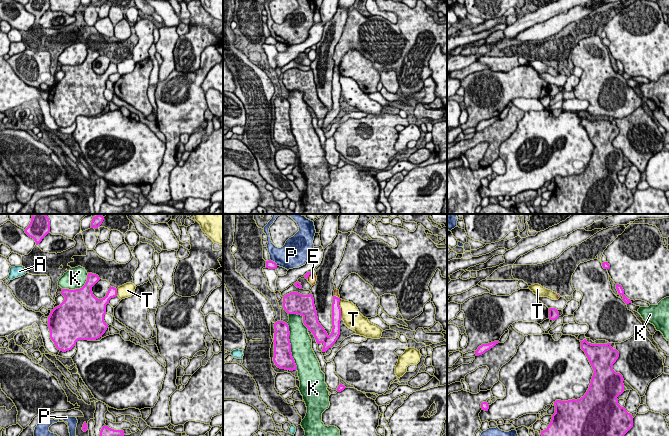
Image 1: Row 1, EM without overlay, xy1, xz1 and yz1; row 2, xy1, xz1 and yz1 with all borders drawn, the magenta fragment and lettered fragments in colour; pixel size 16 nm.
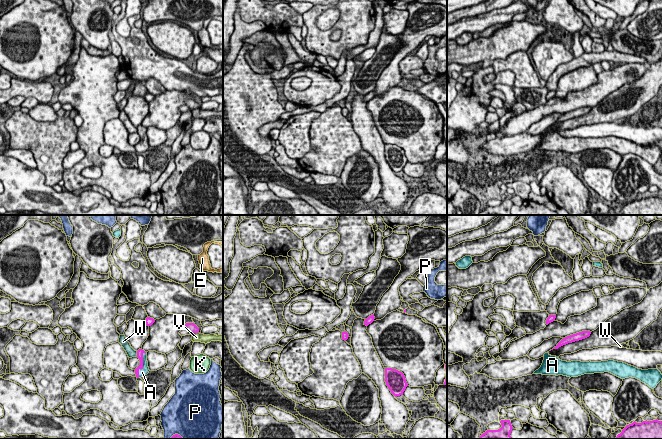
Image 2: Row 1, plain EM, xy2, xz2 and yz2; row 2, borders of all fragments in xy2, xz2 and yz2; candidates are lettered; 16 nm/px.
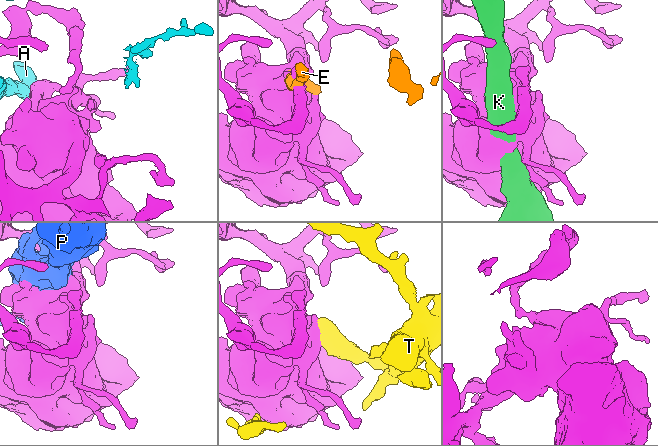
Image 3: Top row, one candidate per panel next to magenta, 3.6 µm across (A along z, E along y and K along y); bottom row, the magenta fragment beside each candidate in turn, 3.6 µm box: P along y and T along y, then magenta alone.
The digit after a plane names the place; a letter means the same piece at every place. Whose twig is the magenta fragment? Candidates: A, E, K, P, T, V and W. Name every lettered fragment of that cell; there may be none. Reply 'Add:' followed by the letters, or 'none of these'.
Add: A

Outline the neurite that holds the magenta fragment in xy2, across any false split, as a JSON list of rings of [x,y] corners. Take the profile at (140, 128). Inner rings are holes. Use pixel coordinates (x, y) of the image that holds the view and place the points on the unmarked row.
[[[142,125],[137,127],[137,133],[140,136],[140,141],[135,145],[135,150],[137,154],[141,154],[149,149],[147,128]]]

